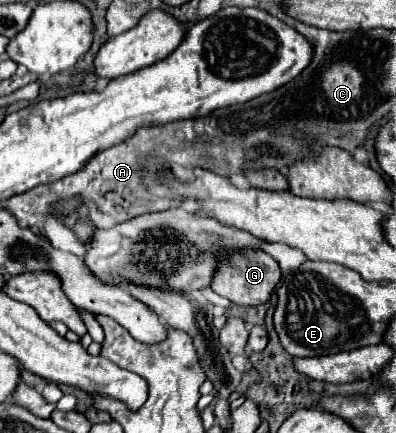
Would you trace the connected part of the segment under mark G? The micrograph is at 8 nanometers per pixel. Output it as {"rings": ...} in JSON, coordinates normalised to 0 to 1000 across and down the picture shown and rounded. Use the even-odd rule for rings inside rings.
{"rings":[[[619,580],[593,584],[593,589],[583,589],[583,598],[563,598],[553,621],[558,626],[548,626],[533,667],[598,704],[639,704],[639,709],[664,704],[684,686],[689,667],[699,663],[699,654],[710,644],[705,607],[669,580],[624,580],[624,589],[619,589]]]}

